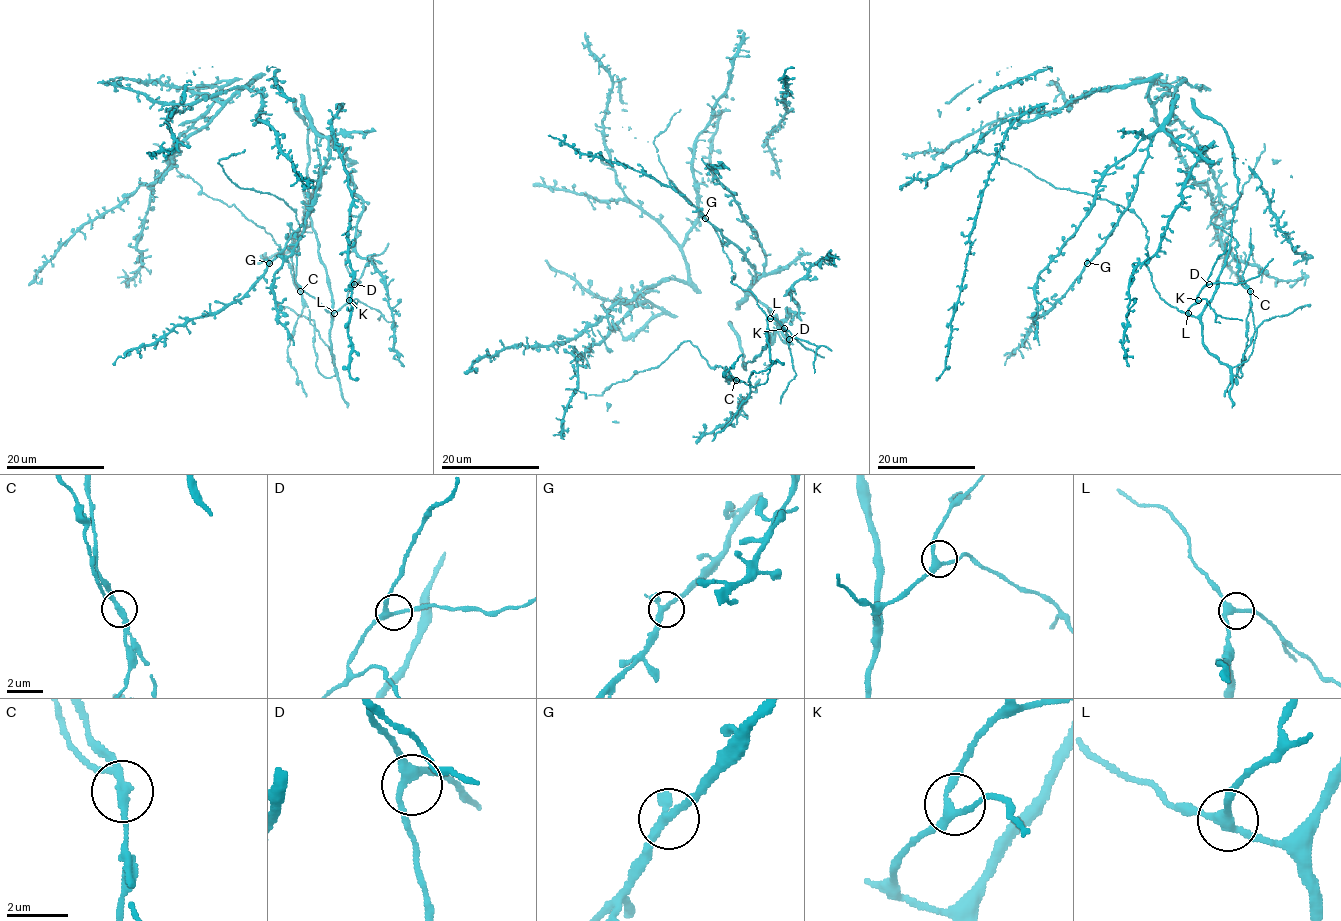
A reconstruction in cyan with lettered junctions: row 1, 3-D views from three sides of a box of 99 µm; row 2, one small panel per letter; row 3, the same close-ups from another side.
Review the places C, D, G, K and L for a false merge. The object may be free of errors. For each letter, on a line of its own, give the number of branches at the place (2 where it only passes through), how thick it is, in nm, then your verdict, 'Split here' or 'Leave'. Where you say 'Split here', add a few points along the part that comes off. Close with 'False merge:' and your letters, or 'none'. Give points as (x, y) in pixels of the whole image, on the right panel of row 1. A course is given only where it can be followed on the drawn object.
C: Branches: 3. Thickness 220 nm. Split here. Course of the part to remove: (1249, 291), (1244, 361), (1223, 397)
D: Branches: 3. Thickness 240 nm. Leave
G: Branches: 3. Thickness 240 nm. Leave
K: Branches: 3. Thickness 200 nm. Leave
L: Branches: 3. Thickness 280 nm. Leave
False merge: C

